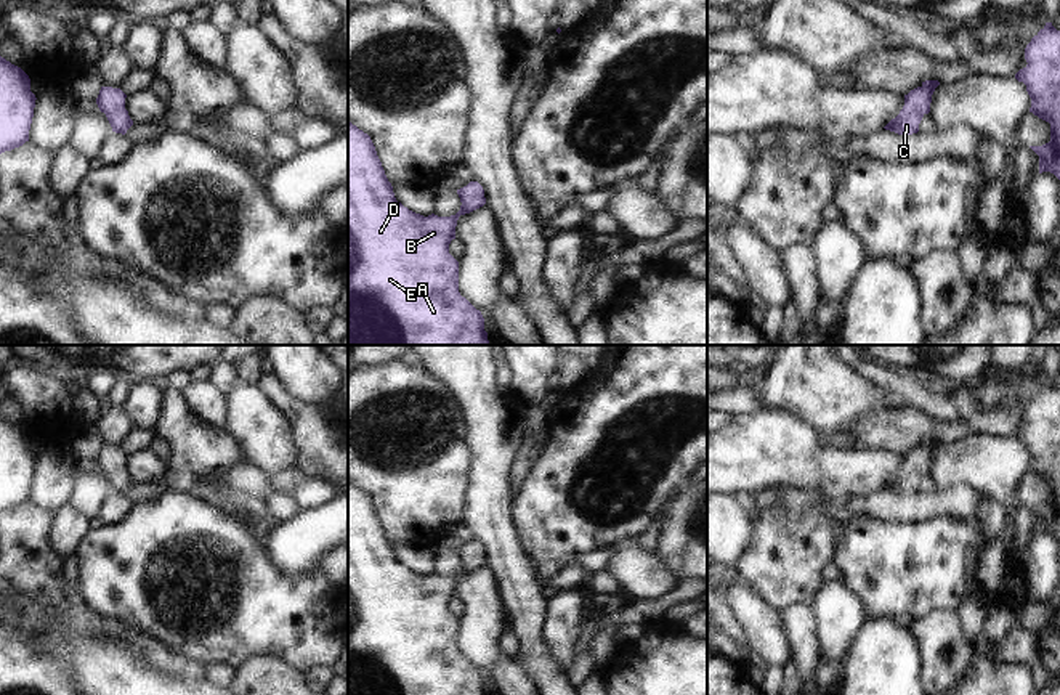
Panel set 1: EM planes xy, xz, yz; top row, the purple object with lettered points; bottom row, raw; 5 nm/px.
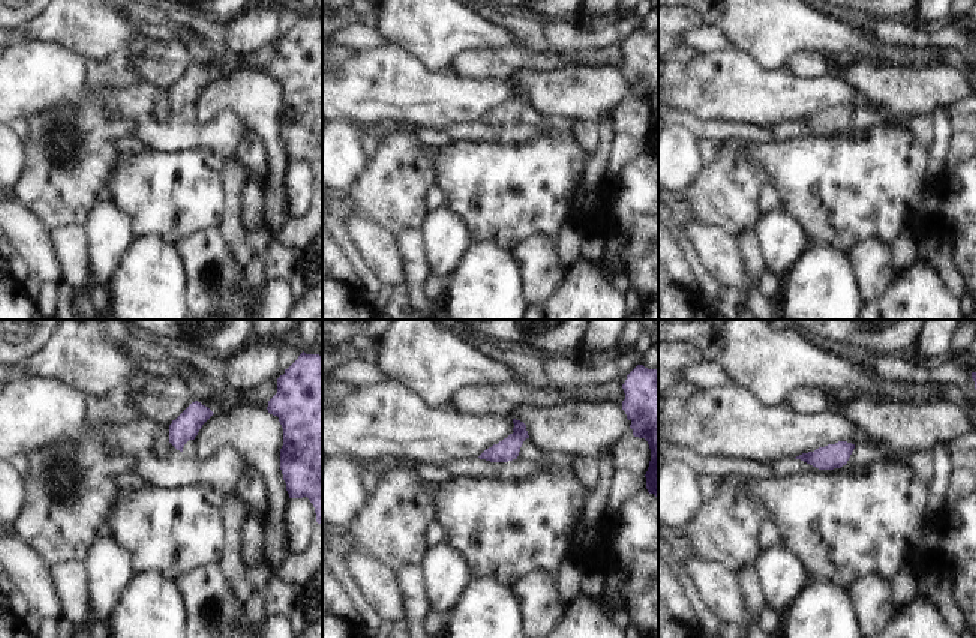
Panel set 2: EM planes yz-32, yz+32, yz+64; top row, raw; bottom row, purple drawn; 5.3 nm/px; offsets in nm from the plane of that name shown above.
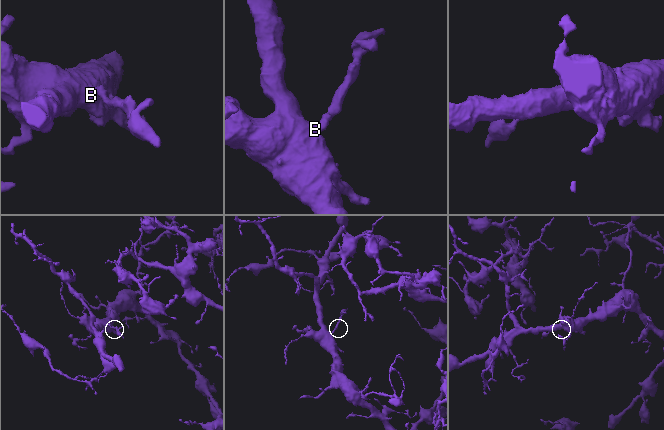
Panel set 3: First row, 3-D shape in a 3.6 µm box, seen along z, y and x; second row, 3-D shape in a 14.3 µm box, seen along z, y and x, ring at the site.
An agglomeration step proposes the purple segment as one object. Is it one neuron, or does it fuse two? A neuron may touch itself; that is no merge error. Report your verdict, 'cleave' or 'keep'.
keep

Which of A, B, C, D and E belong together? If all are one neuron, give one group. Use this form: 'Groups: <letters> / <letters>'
Groups: A B C D E.

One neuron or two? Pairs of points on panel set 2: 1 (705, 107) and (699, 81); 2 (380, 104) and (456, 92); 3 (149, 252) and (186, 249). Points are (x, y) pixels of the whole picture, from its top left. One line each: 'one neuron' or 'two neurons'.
1: one neuron
2: one neuron
3: two neurons

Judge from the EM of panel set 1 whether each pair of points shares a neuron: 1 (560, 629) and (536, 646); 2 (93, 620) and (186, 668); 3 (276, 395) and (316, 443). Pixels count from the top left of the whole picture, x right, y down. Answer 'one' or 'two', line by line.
1: two
2: one
3: one

